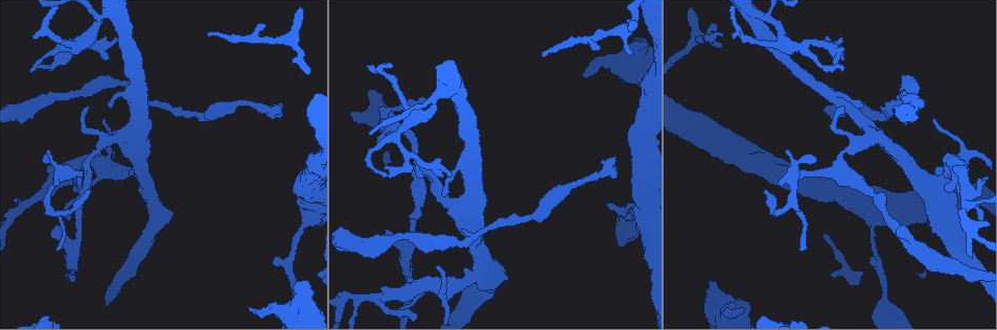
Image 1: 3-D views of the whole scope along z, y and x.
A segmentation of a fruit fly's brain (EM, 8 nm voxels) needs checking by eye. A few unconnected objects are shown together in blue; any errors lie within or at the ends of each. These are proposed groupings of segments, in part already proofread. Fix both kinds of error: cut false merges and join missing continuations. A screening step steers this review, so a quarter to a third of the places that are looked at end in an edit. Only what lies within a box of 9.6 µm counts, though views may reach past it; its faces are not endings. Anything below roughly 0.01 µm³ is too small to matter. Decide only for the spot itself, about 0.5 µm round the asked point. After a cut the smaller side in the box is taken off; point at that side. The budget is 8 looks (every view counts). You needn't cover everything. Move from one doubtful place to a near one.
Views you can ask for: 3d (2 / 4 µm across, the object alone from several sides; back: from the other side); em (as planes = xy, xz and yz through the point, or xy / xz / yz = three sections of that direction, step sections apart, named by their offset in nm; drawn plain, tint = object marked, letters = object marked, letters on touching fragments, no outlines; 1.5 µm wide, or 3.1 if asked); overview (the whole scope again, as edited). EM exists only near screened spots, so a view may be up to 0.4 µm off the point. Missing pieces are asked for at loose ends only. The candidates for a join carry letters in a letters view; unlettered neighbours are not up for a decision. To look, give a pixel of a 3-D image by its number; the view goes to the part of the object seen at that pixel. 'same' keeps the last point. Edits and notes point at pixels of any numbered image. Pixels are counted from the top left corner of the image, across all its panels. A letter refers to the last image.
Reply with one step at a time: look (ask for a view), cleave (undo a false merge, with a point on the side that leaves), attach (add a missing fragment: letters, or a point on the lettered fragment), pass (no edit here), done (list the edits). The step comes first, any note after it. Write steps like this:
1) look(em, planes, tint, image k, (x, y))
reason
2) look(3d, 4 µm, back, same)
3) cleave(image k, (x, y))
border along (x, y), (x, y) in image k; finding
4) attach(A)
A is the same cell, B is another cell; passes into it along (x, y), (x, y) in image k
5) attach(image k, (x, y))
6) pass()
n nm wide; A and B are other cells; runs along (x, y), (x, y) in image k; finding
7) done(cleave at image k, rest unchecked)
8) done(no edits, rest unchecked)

look(em, planes, plain, image 1, (715, 25))
an open end

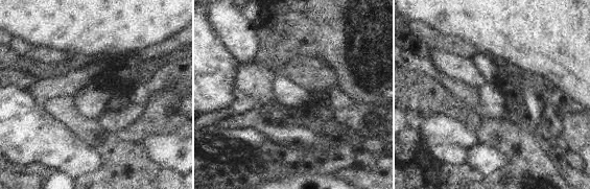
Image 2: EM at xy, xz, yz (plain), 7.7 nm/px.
look(em, planes, letters, same)

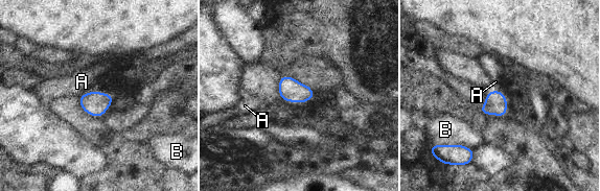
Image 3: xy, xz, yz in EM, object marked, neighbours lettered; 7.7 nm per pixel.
pass()
A and B are other cells; border along (91, 91), (79, 96) in image 3; no lettered fragment goes on from it

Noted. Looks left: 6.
look(em, 3.1 µm, planes, letters, image 1, (881, 113))

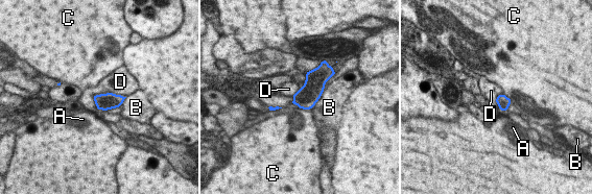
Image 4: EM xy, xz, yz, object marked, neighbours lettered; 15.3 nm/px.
pass()
200 nm wide; D touches over 550 nm; A, B, C and D are other cells; one neuron here

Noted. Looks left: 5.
look(3d, 2 µm, image 1, (629, 45))
stops while still wide

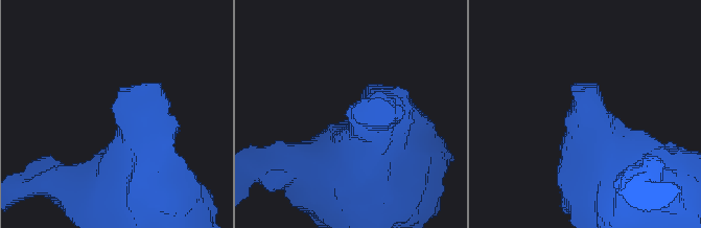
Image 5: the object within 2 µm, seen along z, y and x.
look(em, xz, step 4, tint, image 5, (352, 110))
need the tissue

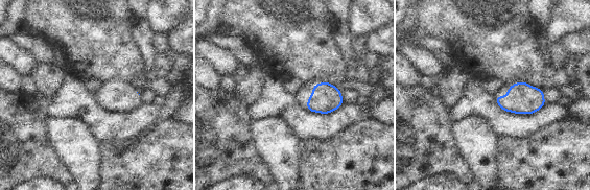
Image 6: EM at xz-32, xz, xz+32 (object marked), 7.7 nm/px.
look(em, planes, letters, same)
another direction

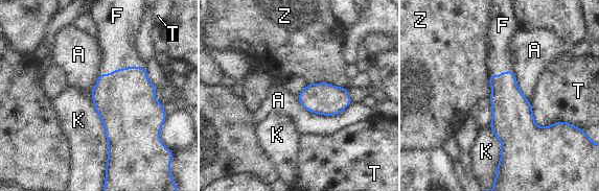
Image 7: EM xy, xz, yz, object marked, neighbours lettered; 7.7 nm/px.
attach(F)
K touches over 500 nm; F is the same cell, A, K, T and Z are other cells; it goes on there

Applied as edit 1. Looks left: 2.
done(attach at image 7, rest unchecked)

